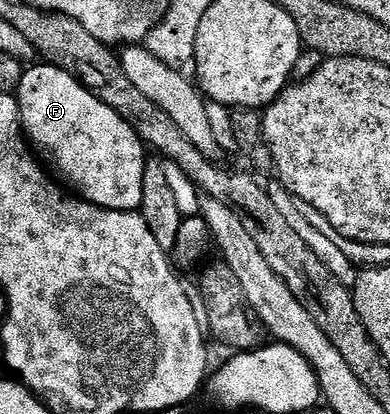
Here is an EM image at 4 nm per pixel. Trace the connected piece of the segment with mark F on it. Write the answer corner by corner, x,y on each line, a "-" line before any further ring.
46,63
38,64
32,69
31,66
24,68
23,78
17,90
19,124
23,126
26,140
38,150
41,157
43,152
42,160
56,174
59,172
64,177
62,180
82,200
91,205
100,205
102,209
116,209
122,213
138,210
141,203
141,183
145,179
149,153
142,139
135,133
135,128
125,119
121,119
121,115
117,115
113,107
105,107
101,99
93,96
77,78
69,75
64,69

